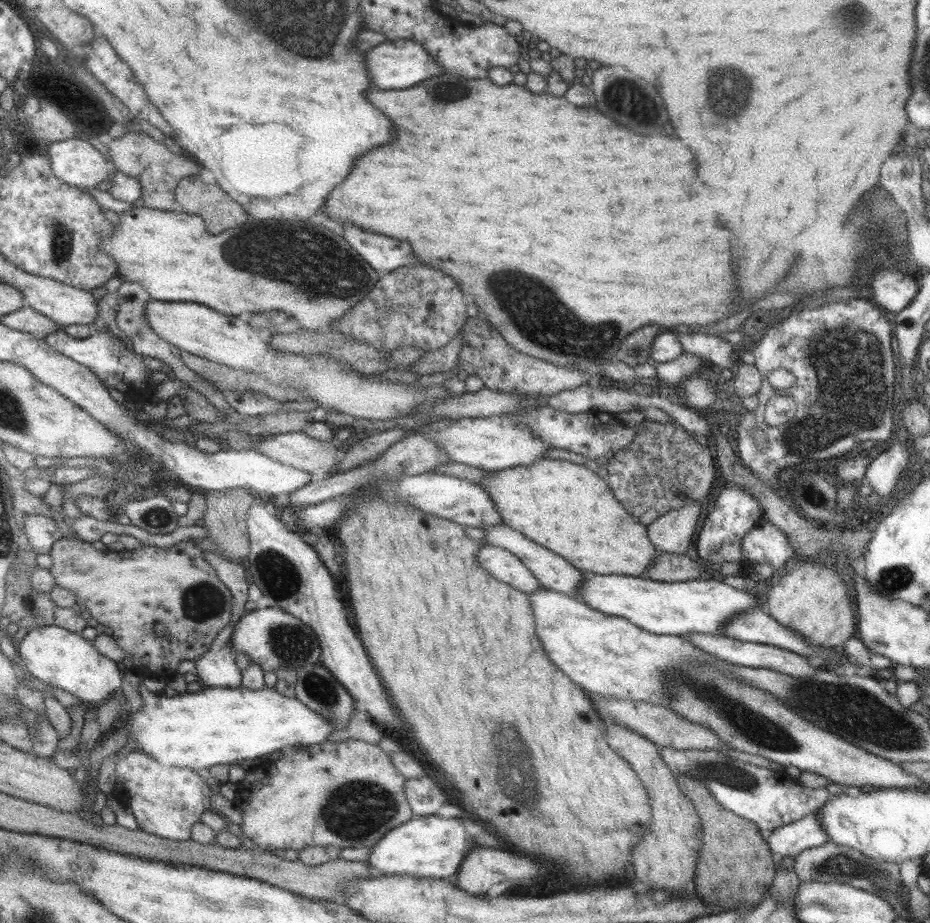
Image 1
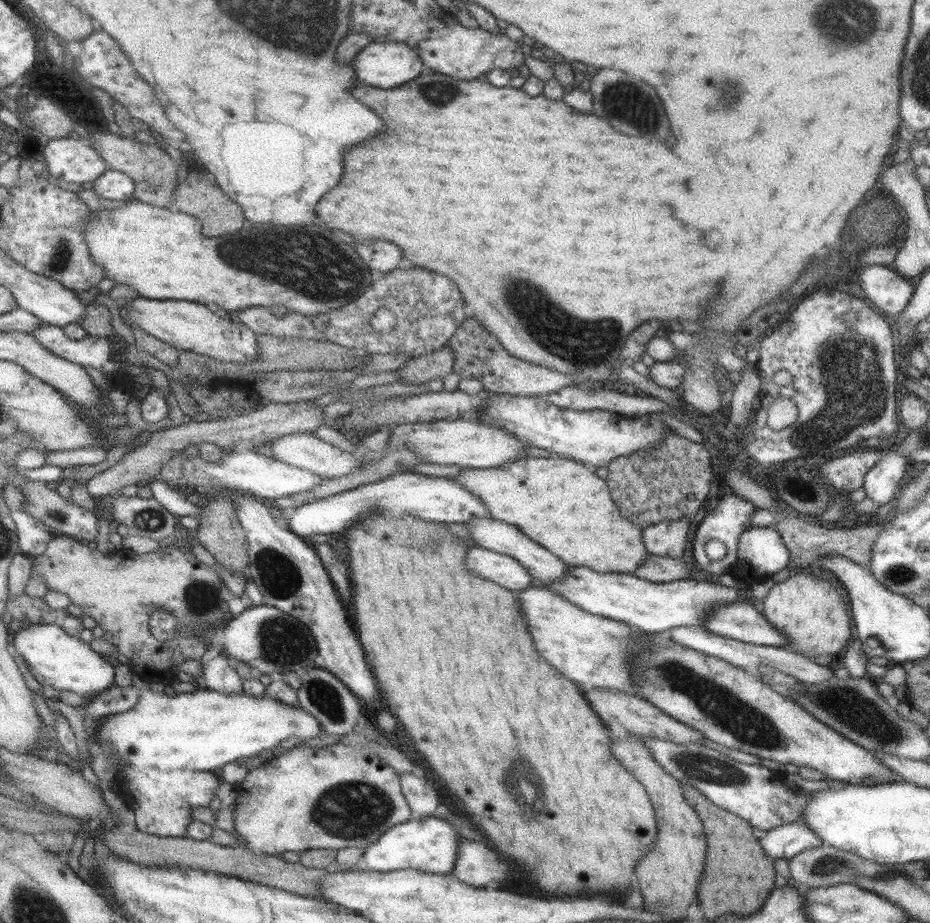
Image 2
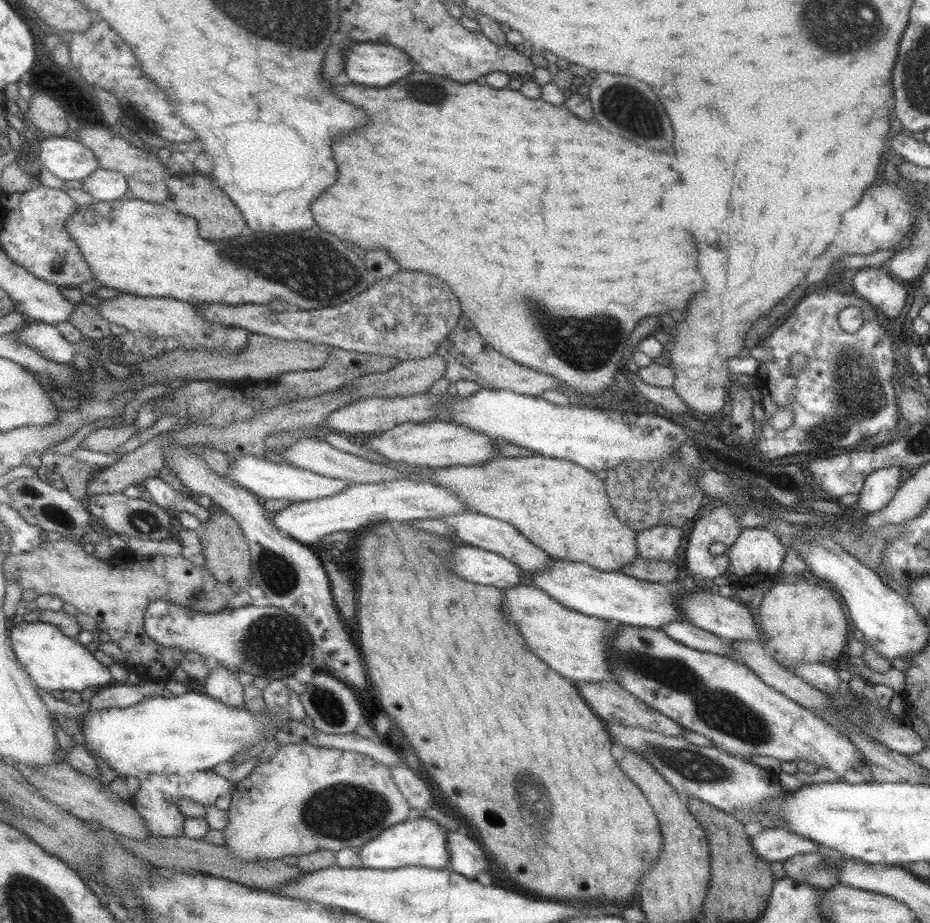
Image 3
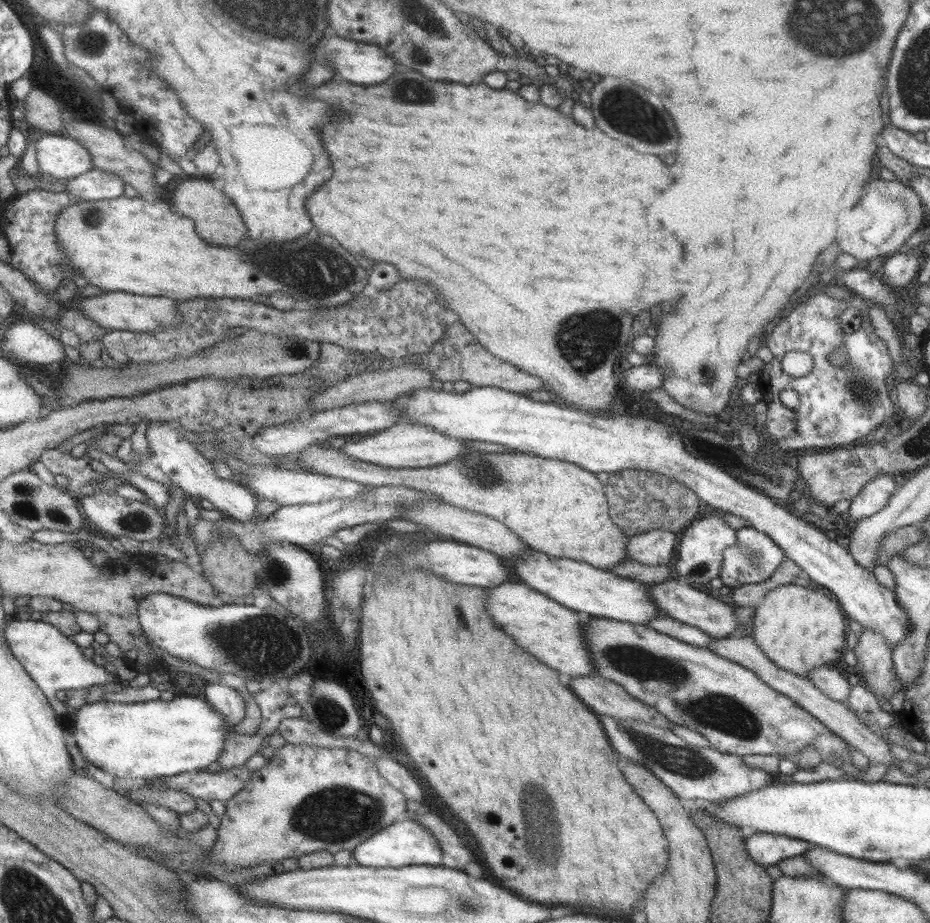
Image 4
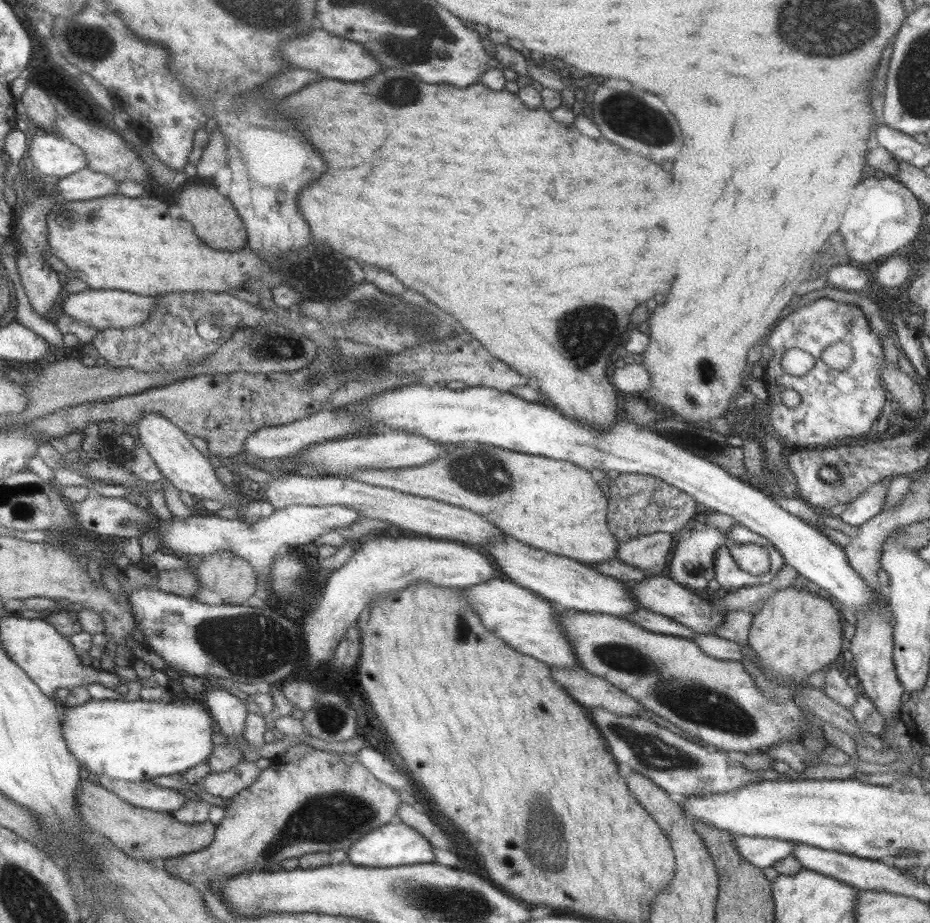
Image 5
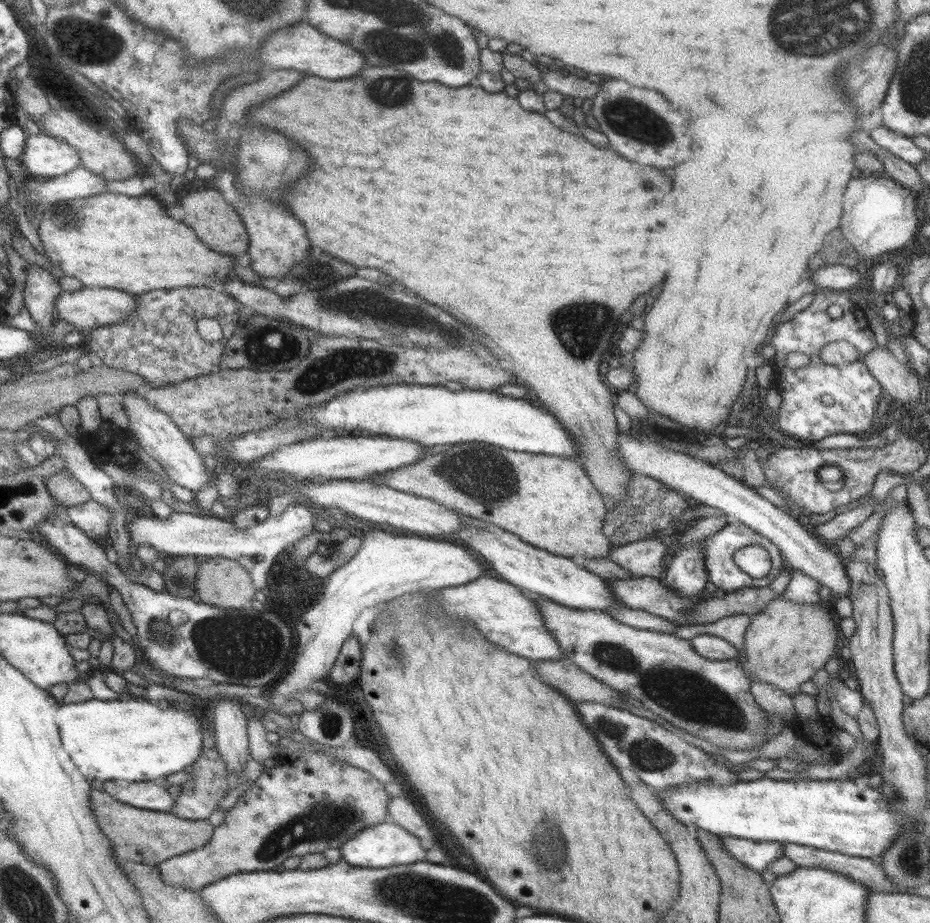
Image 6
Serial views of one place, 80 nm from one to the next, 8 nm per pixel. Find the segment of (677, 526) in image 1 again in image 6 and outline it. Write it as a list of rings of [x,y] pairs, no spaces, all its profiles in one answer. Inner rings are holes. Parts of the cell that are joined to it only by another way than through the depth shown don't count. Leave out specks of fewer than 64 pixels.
[[[666,535],[628,542],[627,544],[612,547],[607,556],[635,577],[651,577],[661,579],[661,560],[665,550],[671,544],[671,538]]]

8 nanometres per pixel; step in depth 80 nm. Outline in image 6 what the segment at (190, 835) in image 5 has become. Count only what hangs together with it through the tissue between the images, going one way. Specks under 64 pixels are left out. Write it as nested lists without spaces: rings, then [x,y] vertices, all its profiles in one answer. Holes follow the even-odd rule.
[[[89,788],[89,804],[101,832],[124,858],[136,863],[157,866],[168,858],[201,848],[214,831],[207,819],[184,819],[172,812],[138,809],[118,802],[103,790]]]

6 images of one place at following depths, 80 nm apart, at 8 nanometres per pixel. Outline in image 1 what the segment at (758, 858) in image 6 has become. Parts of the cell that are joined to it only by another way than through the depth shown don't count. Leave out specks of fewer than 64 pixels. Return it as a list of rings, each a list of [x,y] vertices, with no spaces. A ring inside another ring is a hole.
[[[816,812],[774,828],[766,839],[770,853],[776,860],[783,856],[796,857],[802,850],[821,846],[825,841],[827,837],[818,823]]]

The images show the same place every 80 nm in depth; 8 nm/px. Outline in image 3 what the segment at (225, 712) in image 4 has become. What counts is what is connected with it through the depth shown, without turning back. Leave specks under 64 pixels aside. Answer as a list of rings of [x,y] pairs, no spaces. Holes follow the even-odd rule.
[[[217,665],[205,679],[205,695],[221,701],[225,706],[239,708],[244,704],[243,694],[244,688],[239,682],[234,682],[231,672],[221,665]]]

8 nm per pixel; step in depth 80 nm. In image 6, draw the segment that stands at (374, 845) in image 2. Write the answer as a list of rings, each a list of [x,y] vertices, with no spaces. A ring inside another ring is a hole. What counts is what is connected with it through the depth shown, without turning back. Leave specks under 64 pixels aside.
[[[385,820],[377,826],[366,826],[356,832],[353,838],[347,839],[339,848],[340,858],[349,866],[357,866],[357,868],[387,868],[395,864],[419,862],[425,856],[419,841],[397,824]]]

